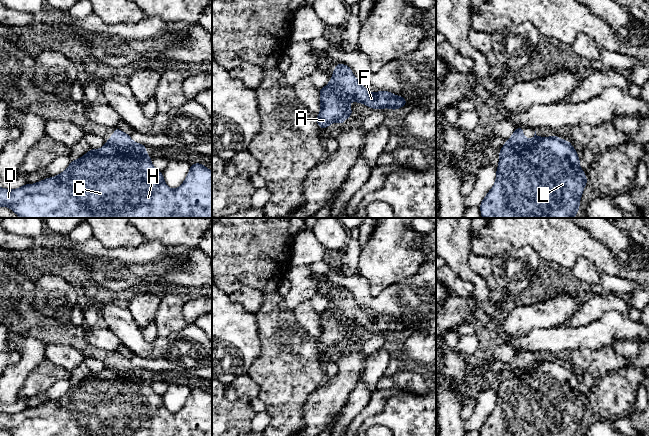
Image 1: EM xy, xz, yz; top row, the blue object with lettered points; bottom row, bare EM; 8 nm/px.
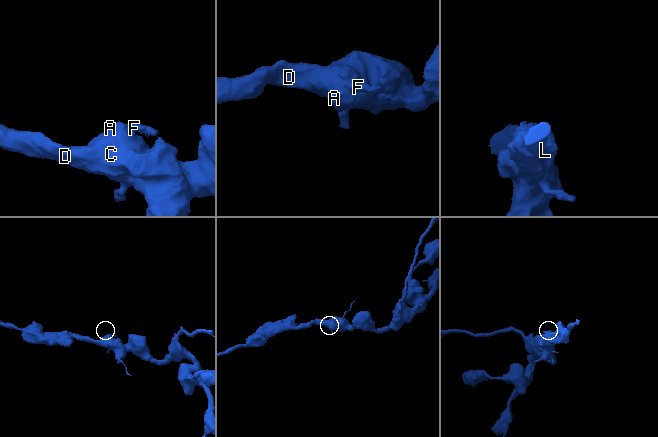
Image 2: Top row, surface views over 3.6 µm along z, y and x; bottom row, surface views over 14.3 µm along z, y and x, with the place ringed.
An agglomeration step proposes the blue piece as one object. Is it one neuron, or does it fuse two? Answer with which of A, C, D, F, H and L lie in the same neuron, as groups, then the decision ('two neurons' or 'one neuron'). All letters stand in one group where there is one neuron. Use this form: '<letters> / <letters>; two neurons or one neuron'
A C D H L / F; two neurons

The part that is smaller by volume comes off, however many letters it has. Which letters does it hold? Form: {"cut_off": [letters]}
{"cut_off": ["F"]}

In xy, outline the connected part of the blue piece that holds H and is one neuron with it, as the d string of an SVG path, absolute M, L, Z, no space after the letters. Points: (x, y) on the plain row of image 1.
M120 363L114 367L107 367L100 373L90 373L85 379L71 385L66 394L55 401L46 402L34 408L25 408L17 413L0 411L0 431L6 430L13 436L212 436L212 395L200 387L191 388L184 406L177 413L170 413L163 402L162 395L158 395L147 379L146 370L136 367L132 363Z

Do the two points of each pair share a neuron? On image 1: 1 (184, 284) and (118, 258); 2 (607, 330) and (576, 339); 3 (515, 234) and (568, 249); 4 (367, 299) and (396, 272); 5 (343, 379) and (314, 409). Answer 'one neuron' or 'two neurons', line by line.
1: one neuron
2: one neuron
3: one neuron
4: two neurons
5: one neuron

